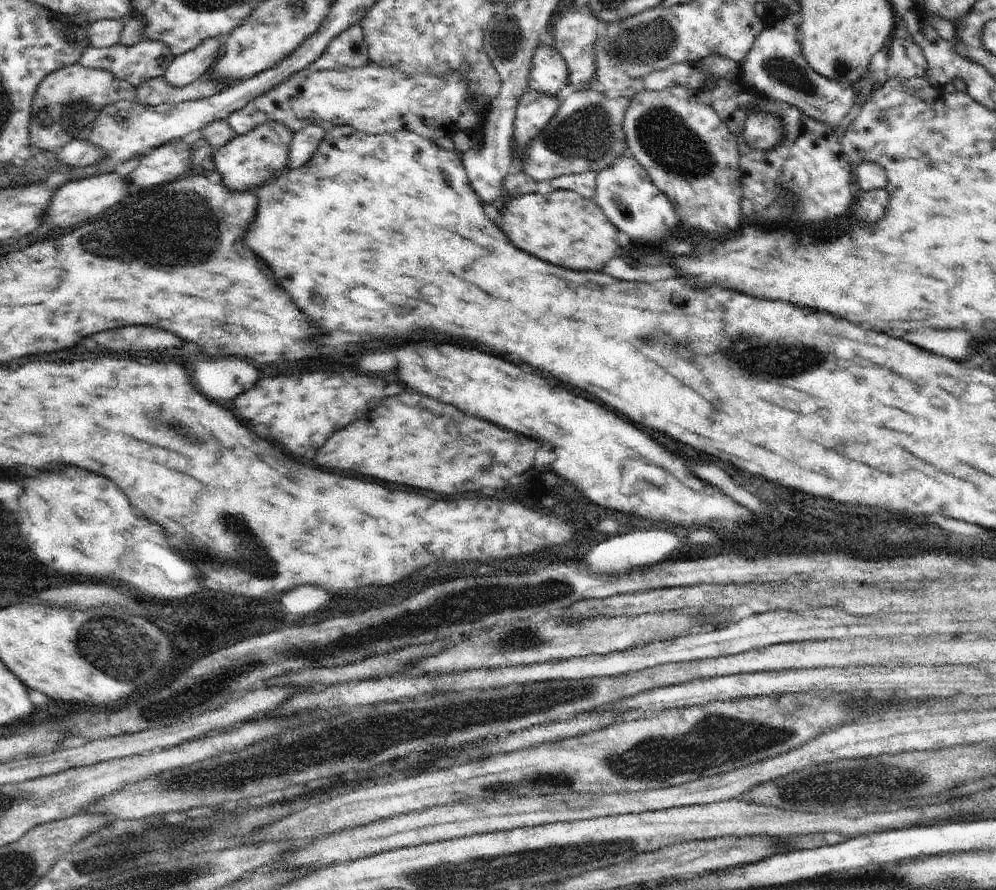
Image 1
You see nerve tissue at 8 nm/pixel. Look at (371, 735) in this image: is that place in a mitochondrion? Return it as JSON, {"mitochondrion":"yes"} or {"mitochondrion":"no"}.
{"mitochondrion":"yes"}

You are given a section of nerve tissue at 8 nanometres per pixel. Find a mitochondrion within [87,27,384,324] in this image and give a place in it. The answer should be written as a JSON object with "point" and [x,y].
{"point":[199,239]}

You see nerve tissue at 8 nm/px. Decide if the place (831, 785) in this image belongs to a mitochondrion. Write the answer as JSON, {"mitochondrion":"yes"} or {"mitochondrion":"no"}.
{"mitochondrion":"yes"}

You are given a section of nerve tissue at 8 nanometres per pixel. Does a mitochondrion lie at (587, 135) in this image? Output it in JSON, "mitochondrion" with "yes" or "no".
{"mitochondrion":"yes"}

